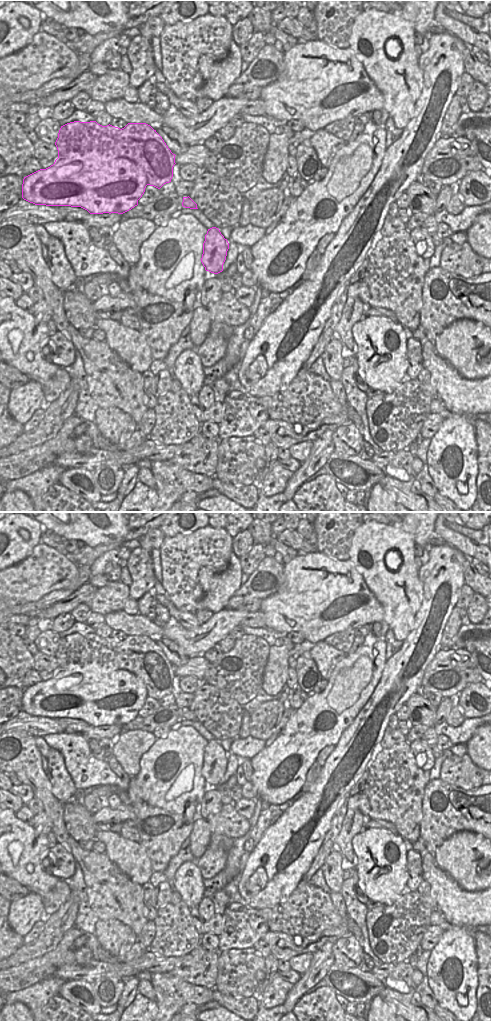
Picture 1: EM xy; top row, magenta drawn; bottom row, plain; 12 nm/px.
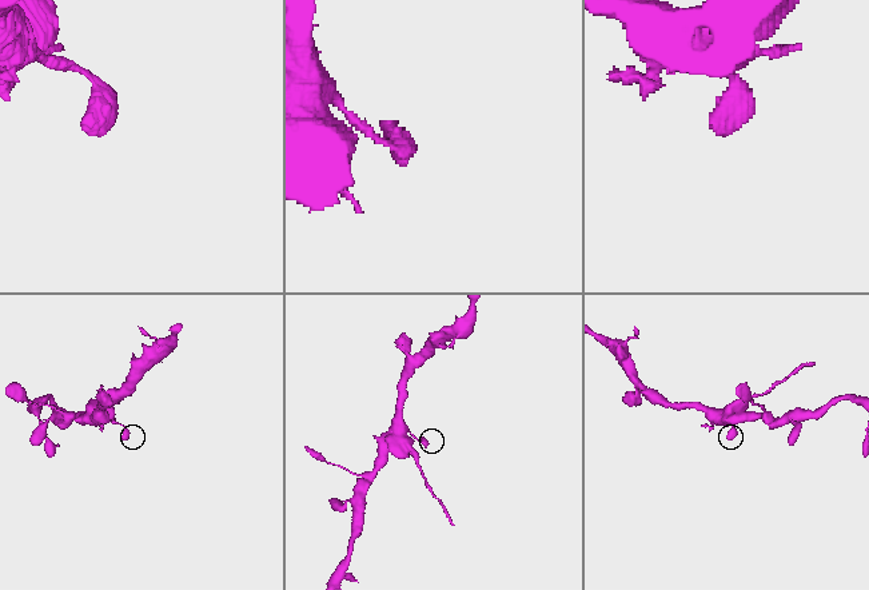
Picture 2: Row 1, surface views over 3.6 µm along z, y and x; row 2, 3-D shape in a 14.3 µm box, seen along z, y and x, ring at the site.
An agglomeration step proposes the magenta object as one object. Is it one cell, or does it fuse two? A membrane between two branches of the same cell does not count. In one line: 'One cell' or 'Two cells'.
Two cells.

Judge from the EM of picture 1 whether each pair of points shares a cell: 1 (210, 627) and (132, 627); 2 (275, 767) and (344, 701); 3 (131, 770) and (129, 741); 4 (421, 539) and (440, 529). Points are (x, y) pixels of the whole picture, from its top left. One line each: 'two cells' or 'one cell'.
1: one cell
2: one cell
3: one cell
4: two cells

